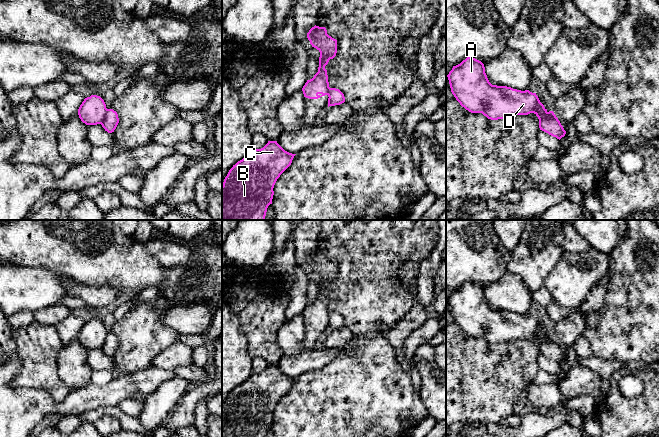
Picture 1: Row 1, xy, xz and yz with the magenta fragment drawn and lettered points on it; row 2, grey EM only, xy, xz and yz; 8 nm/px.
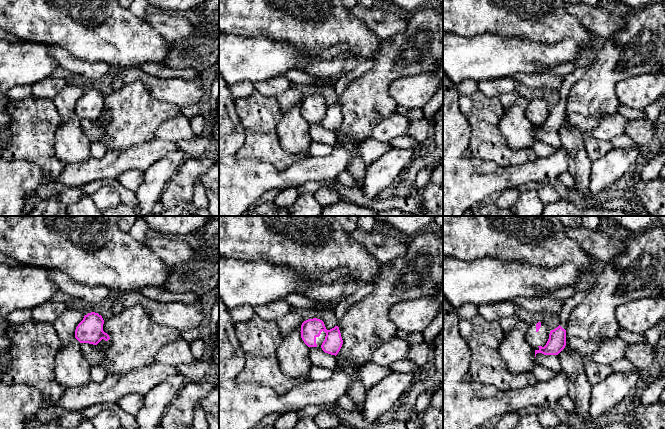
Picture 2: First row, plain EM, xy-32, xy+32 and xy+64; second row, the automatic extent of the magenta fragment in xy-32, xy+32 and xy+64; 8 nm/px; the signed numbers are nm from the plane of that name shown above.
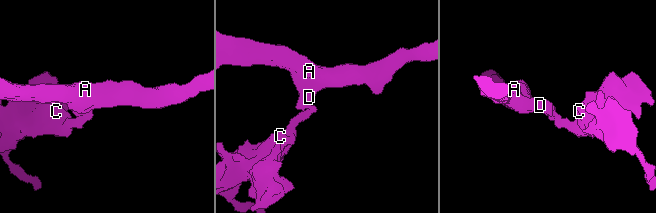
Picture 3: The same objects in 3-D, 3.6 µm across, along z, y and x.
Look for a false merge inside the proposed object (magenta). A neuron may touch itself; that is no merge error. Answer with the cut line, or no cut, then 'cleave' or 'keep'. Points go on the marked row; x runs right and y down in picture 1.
cut xy (107, 109), (101, 124); cleave

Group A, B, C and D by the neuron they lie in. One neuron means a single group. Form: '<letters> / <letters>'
A D / B C

